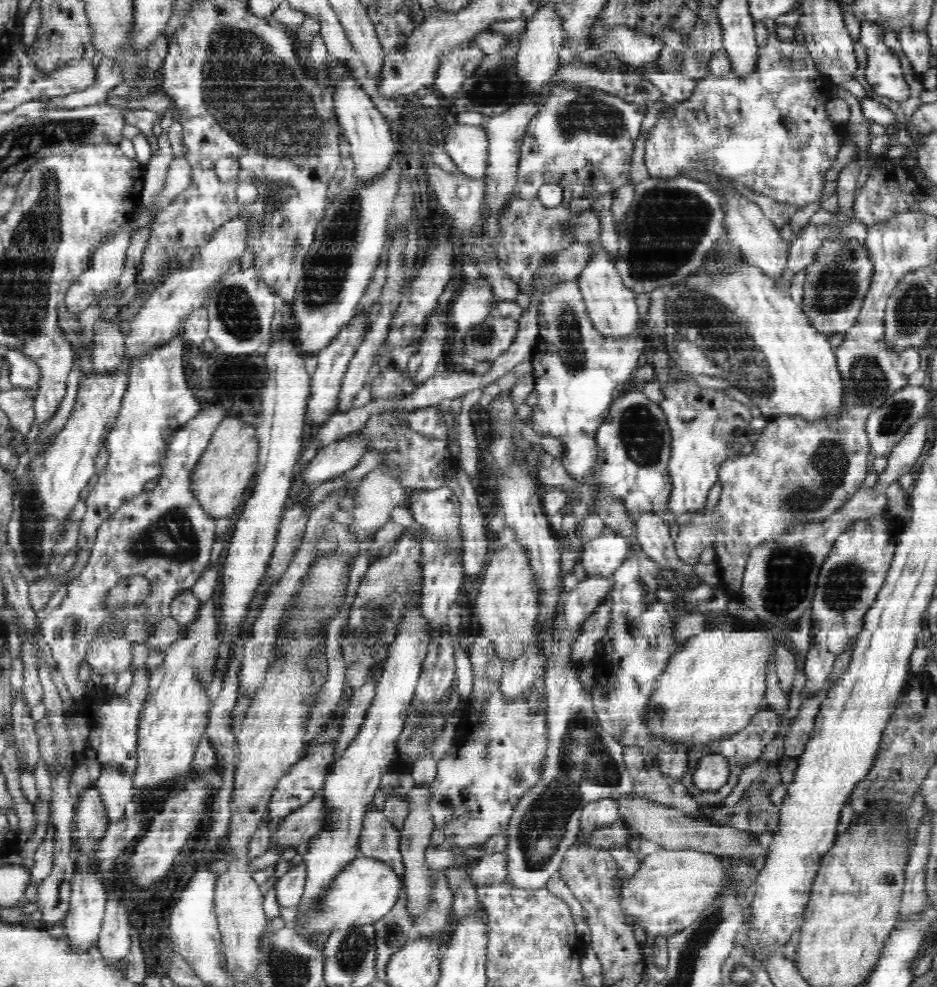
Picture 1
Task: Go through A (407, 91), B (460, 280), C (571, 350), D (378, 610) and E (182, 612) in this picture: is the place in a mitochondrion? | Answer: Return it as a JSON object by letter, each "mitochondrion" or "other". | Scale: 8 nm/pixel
{"A":"other","B":"other","C":"mitochondrion","D":"mitochondrion","E":"other"}

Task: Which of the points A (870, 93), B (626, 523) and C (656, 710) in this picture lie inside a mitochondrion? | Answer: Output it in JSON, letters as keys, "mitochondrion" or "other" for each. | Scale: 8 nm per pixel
{"A":"other","B":"other","C":"other"}

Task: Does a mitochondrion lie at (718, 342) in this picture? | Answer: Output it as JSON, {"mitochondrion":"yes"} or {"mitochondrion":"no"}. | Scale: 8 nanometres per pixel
{"mitochondrion":"yes"}

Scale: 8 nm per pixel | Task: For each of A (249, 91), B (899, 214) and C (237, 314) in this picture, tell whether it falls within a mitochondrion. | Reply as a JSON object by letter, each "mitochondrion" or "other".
{"A":"mitochondrion","B":"other","C":"mitochondrion"}

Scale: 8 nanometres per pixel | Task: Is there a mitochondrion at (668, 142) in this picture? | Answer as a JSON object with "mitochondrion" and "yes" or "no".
{"mitochondrion":"no"}

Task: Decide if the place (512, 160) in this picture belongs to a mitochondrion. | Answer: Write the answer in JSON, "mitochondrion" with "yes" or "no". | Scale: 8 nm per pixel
{"mitochondrion":"no"}

